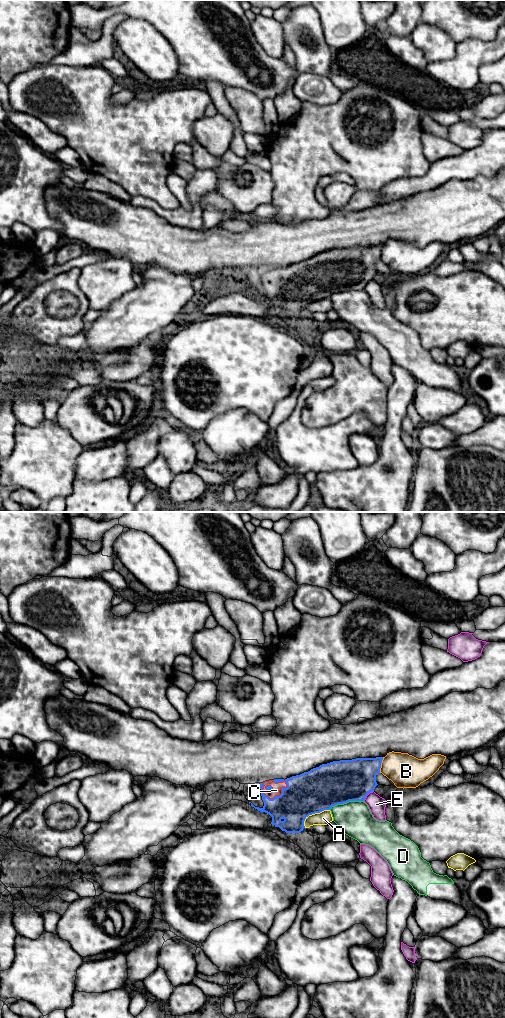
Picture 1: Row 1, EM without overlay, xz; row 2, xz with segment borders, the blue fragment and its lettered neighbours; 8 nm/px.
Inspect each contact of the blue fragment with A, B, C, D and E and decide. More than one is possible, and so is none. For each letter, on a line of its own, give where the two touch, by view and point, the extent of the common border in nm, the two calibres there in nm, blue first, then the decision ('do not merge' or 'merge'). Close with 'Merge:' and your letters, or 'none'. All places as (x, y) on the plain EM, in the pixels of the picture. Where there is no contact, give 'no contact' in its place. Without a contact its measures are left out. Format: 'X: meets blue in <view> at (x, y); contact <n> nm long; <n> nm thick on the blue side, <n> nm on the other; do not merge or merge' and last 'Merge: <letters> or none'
A: meets blue in xz at (313, 301); contact 260 nm long; 340 nm thick on the blue side, 110 nm on the other; do not merge
B: meets blue in xz at (380, 253); contact 130 nm long; 320 nm thick on the blue side, 280 nm on the other; do not merge
C: meets blue in xz at (280, 283); contact 220 nm long; 340 nm thick on the blue side, 80 nm on the other; merge
D: meets blue in xz at (346, 290); contact 280 nm long; 340 nm thick on the blue side, 280 nm on the other; do not merge
E: meets blue in xz at (367, 282); contact 120 nm long; 340 nm thick on the blue side, 140 nm on the other; do not merge
Merge: C

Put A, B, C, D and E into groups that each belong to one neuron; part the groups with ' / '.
A / B / C / D / E

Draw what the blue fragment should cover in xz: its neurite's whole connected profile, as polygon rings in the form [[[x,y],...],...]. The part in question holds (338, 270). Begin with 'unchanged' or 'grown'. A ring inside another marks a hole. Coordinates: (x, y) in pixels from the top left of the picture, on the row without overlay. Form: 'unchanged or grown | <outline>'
grown | [[[383,245],[356,246],[322,252],[308,260],[287,267],[274,267],[260,271],[262,296],[251,294],[272,305],[271,312],[286,321],[300,321],[305,316],[305,307],[312,302],[330,298],[332,294],[349,289],[364,289],[378,273],[376,263],[380,261]]]

